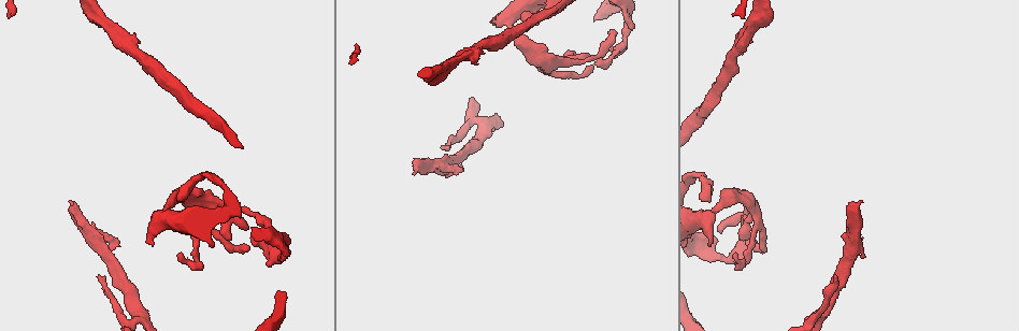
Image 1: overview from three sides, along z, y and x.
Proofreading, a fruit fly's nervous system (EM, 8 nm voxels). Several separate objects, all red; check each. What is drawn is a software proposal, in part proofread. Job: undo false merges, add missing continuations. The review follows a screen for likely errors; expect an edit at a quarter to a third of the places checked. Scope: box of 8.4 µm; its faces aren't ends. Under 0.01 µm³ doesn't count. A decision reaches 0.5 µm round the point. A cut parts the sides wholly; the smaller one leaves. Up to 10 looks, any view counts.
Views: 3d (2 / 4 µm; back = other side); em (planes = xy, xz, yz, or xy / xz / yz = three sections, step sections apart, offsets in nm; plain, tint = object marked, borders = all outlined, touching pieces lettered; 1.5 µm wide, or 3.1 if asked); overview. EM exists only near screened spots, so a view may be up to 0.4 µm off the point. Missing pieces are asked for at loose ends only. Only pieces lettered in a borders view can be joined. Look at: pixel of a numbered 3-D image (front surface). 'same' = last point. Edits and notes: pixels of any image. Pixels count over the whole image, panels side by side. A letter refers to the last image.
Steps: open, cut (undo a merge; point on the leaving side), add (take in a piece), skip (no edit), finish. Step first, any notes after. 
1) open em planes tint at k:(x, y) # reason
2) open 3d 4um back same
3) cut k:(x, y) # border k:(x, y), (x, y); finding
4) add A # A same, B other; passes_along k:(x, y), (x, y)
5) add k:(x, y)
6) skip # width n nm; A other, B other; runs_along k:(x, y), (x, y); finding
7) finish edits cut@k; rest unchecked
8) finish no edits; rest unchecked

open 3d 4um at 1:(71, 202) # free end

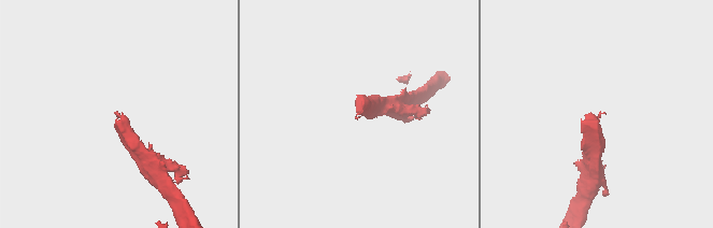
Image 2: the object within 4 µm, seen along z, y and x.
open em planes borders at 2:(117, 113)

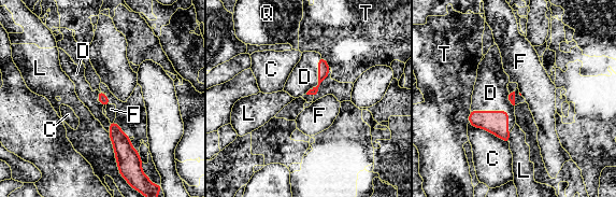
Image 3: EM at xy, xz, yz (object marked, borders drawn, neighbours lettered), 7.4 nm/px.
skip # C other, D other, F other, L other, Q other, T other; border 3:(471, 110), (505, 110), (510, 131); no lettered piece goes on from it

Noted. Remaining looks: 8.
open 3d 4um at 1:(143, 315) # abrupt turn

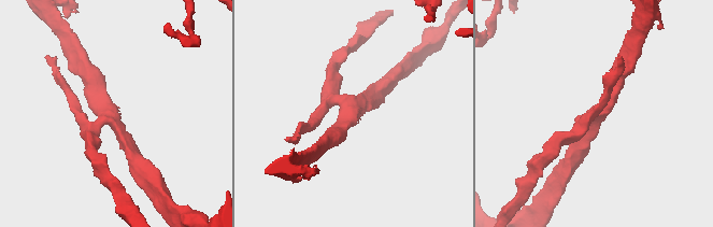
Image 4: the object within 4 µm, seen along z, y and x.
open em planes borders at 4:(109, 115) # now the EM

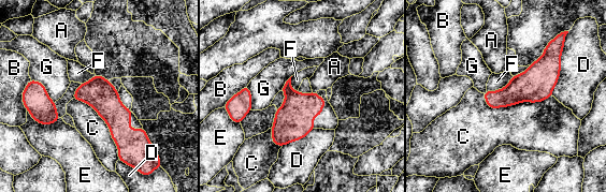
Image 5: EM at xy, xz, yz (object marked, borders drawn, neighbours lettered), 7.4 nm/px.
skip # A other, B other, C other, D other, E other, F other, G other; runs_along 5:(562, 35), (518, 90), (489, 102); one cell here

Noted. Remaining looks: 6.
open em planes tint at 1:(152, 245) # branch stops here

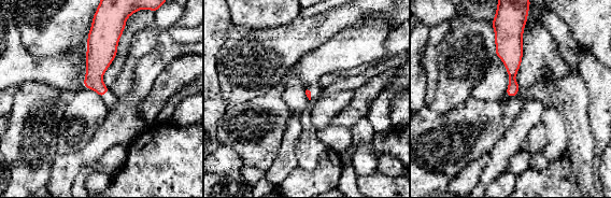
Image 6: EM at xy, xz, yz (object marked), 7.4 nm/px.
open em planes borders same # what lies round it

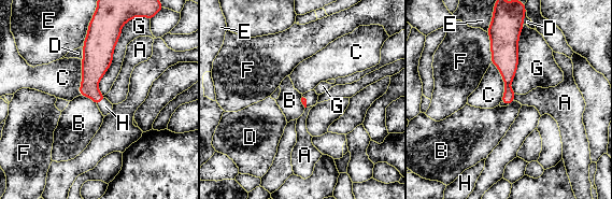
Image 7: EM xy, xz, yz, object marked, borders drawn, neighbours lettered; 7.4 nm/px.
add H # A other, B other, C other, D other, E other, F other, G other, H same; passes_along 7:(94, 69), (100, 101), (105, 107); the cell continues

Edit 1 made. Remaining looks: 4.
open em planes borders at 1:(612, 30) # thin end

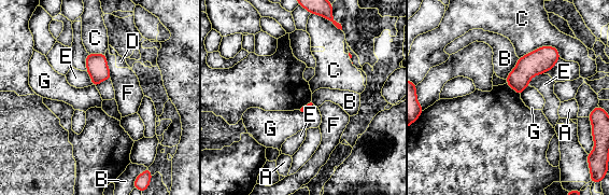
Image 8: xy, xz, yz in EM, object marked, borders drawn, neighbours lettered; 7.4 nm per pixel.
skip # A other, B other, C other, D other, E other, F other, G other; border 8:(561, 56), (539, 46), (519, 58); no lettered piece goes on from it

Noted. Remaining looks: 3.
finish edits add@7; rest unchecked

